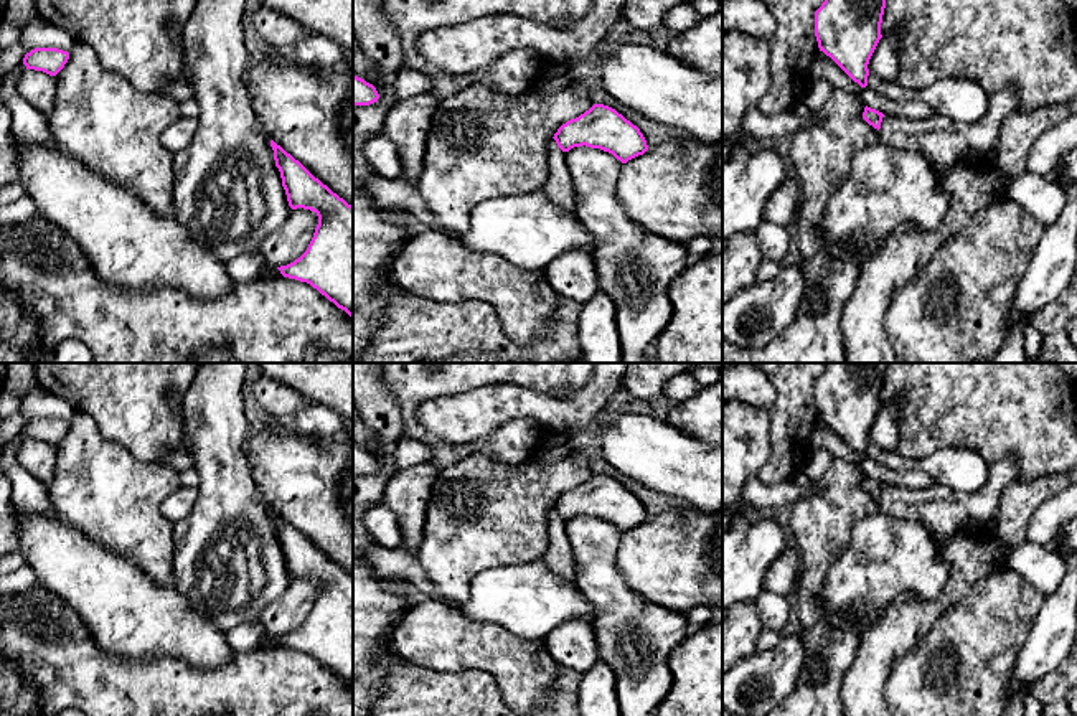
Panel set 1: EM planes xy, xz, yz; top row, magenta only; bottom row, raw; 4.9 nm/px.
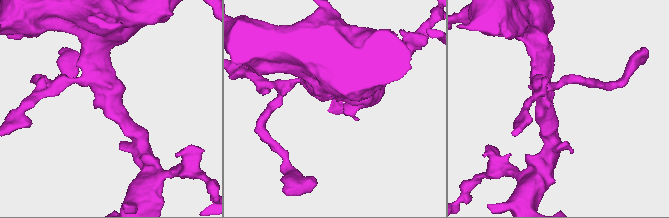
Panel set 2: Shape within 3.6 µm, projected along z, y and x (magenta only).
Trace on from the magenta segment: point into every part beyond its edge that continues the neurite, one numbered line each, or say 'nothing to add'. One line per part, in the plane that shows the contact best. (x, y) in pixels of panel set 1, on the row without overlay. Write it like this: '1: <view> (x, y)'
1: yz (942, 510)

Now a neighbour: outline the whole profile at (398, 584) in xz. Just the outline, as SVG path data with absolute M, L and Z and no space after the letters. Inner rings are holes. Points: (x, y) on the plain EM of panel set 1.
M389 577L384 581L384 584L397 592L402 599L402 615L414 605L417 596L414 594L414 587L409 581L402 577Z

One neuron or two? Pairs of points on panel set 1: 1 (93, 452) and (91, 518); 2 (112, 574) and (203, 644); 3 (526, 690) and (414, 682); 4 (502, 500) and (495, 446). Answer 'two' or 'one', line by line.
1: one
2: one
3: two
4: two

